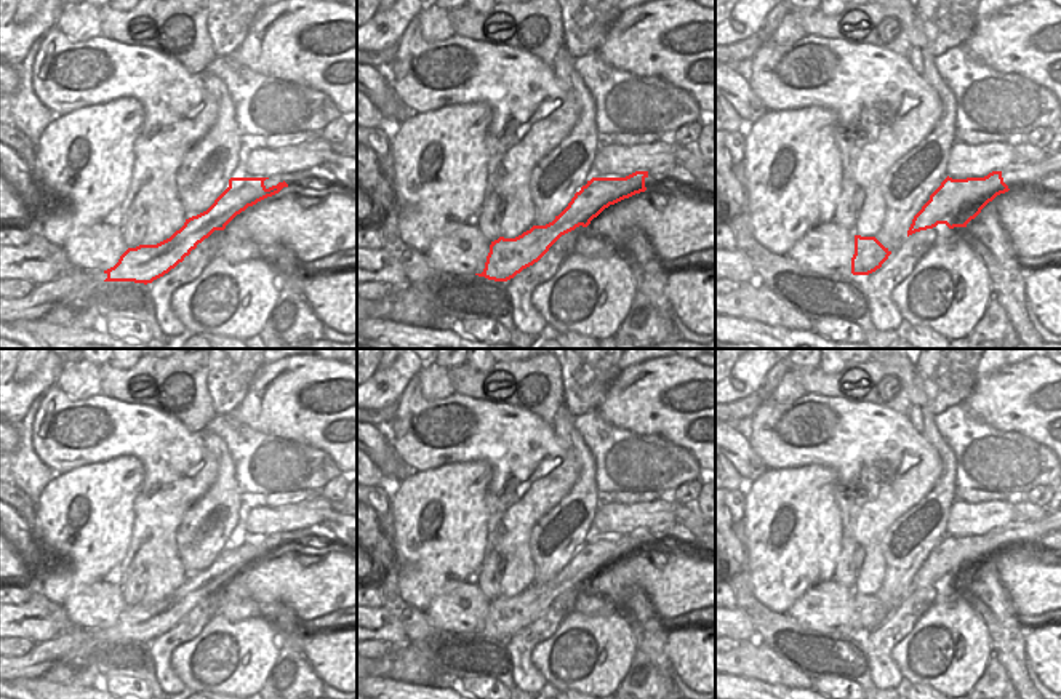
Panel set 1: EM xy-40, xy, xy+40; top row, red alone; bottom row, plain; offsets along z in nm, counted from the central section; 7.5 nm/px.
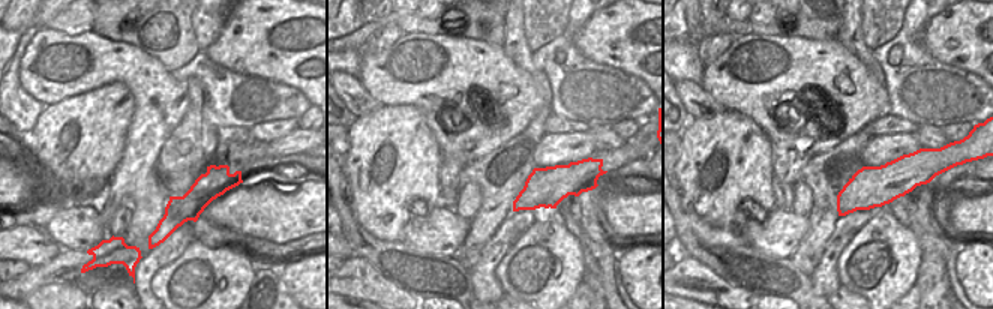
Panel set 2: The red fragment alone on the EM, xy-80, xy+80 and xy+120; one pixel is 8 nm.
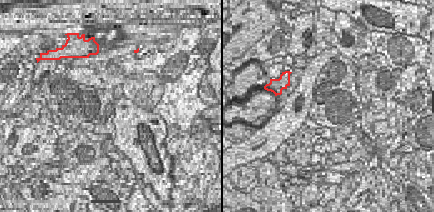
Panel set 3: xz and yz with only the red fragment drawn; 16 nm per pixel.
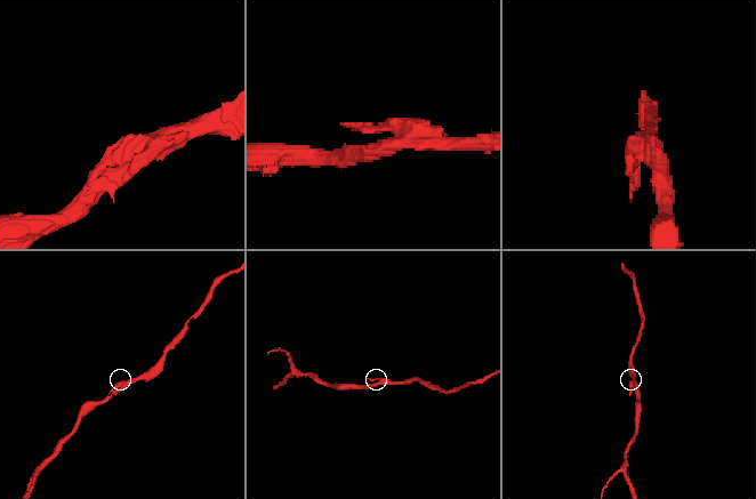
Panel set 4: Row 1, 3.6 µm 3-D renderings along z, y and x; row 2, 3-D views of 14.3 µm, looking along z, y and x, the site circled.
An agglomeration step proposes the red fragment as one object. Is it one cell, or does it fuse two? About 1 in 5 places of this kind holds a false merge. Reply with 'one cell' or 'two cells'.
two cells

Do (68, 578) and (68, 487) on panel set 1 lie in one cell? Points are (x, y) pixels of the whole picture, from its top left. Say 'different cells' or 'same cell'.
same cell

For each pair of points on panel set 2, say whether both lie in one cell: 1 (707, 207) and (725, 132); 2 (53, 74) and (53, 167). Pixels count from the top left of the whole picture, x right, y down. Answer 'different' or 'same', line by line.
1: same
2: different

